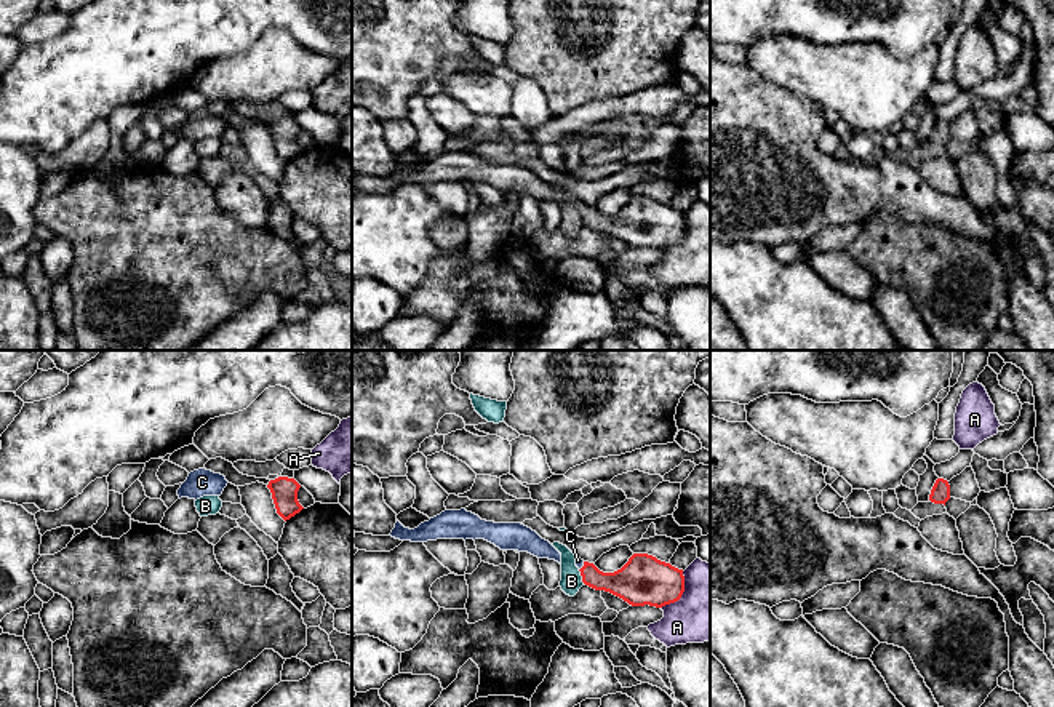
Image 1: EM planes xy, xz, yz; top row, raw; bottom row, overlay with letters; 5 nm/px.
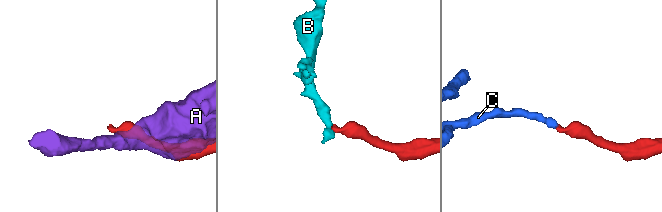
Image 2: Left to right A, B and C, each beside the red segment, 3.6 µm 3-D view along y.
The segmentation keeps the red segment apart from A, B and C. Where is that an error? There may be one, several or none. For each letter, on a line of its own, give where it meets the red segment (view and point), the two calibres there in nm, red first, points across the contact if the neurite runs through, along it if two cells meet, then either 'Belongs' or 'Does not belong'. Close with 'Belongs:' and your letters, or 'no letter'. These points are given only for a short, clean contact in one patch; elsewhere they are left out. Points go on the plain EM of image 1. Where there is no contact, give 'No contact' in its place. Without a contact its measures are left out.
A: Touches red at xz (682, 235). Thickness 240 nm (red) against 320 nm. Does not belong
B: Touches red at xz (581, 216). Thickness 170 nm (red) against 110 nm. Boundary: xz (578, 211), (584, 224). Does not belong
C: Touches red at xz (582, 208). Thickness 170 nm (red) against 50 nm. Path across: xz (629, 224), (598, 223), (582, 208), (579, 205). Belongs
Belongs: C

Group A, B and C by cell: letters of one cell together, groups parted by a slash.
A / B / C

